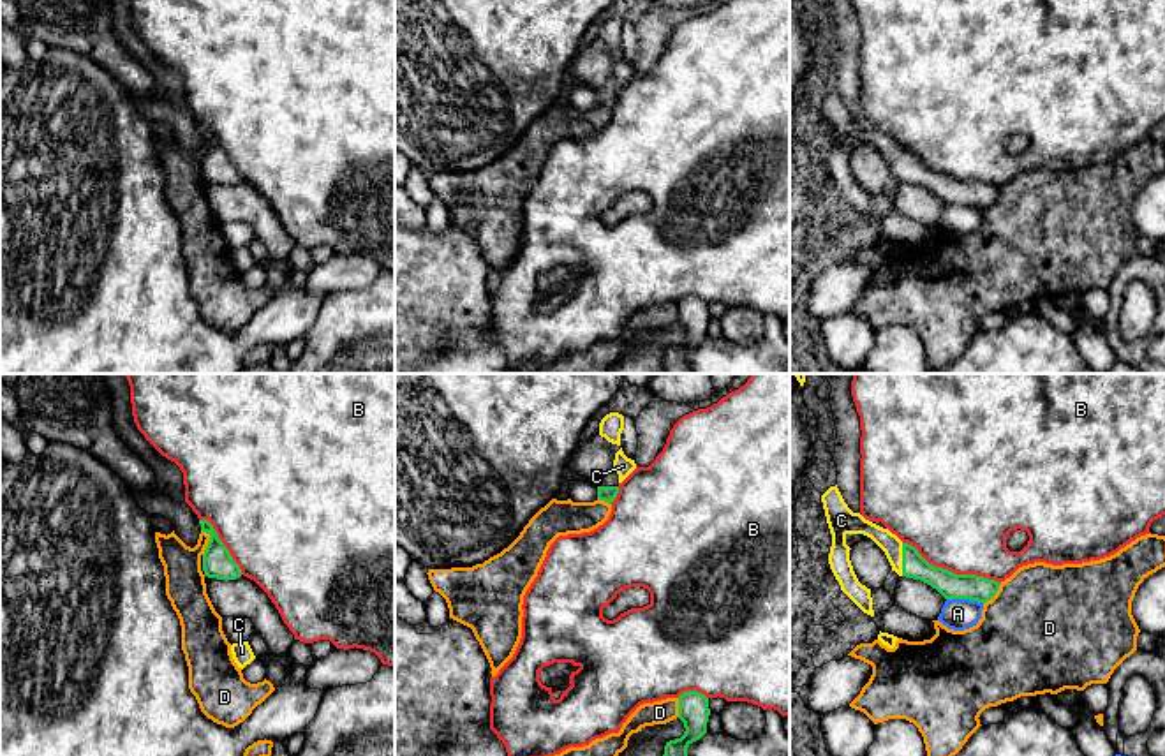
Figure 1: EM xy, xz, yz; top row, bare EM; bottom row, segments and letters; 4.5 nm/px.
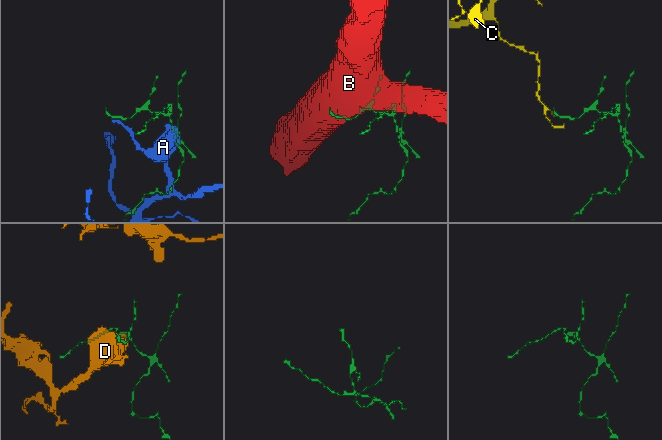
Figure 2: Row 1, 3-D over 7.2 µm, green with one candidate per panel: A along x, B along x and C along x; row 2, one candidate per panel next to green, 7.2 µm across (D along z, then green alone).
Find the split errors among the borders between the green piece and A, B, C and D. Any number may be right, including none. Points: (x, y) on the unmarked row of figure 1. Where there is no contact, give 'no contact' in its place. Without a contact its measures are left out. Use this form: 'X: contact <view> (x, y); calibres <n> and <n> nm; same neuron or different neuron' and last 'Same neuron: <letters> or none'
A: contact yz (964, 203); calibres 120 and 140 nm; different neuron
B: contact yz (950, 177); calibres 120 and 460 nm; different neuron
C: contact yz (903, 164); calibres 120 and 90 nm; same neuron
D: contact xy (208, 147); calibres 140 and 180 nm; different neuron
Same neuron: C

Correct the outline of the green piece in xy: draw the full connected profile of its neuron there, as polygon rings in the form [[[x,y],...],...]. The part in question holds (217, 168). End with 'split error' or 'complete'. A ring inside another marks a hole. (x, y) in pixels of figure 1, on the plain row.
[[[199,125],[201,136],[210,141],[203,159],[203,176],[208,183],[236,185],[241,182],[240,171],[233,166],[229,155],[219,145],[213,130],[208,125]]] | complete

